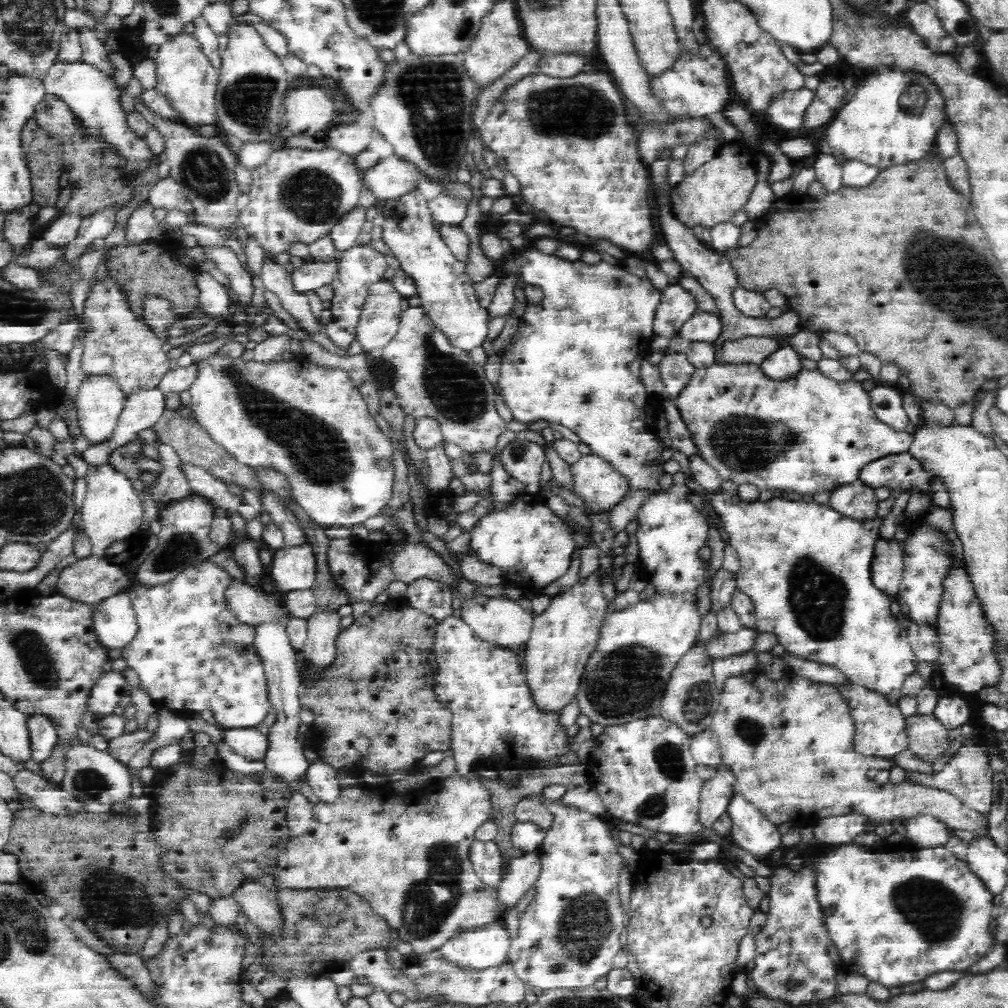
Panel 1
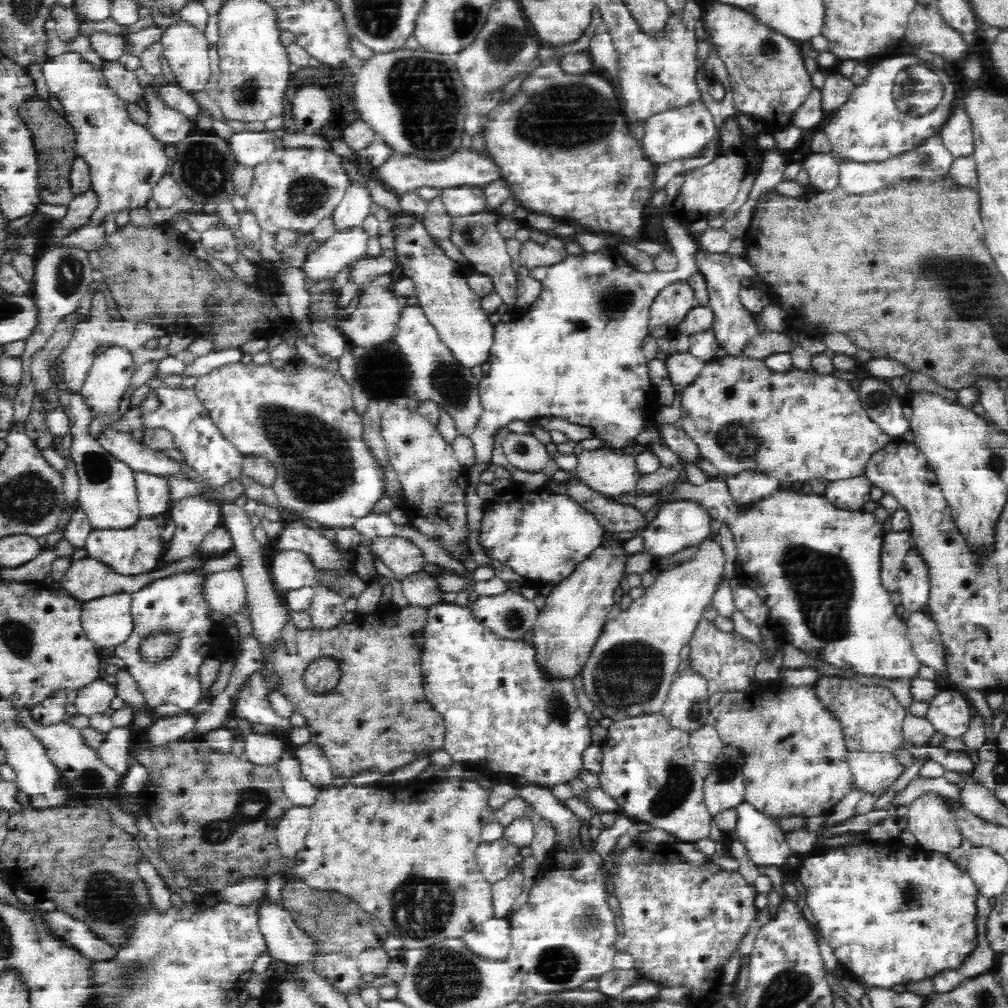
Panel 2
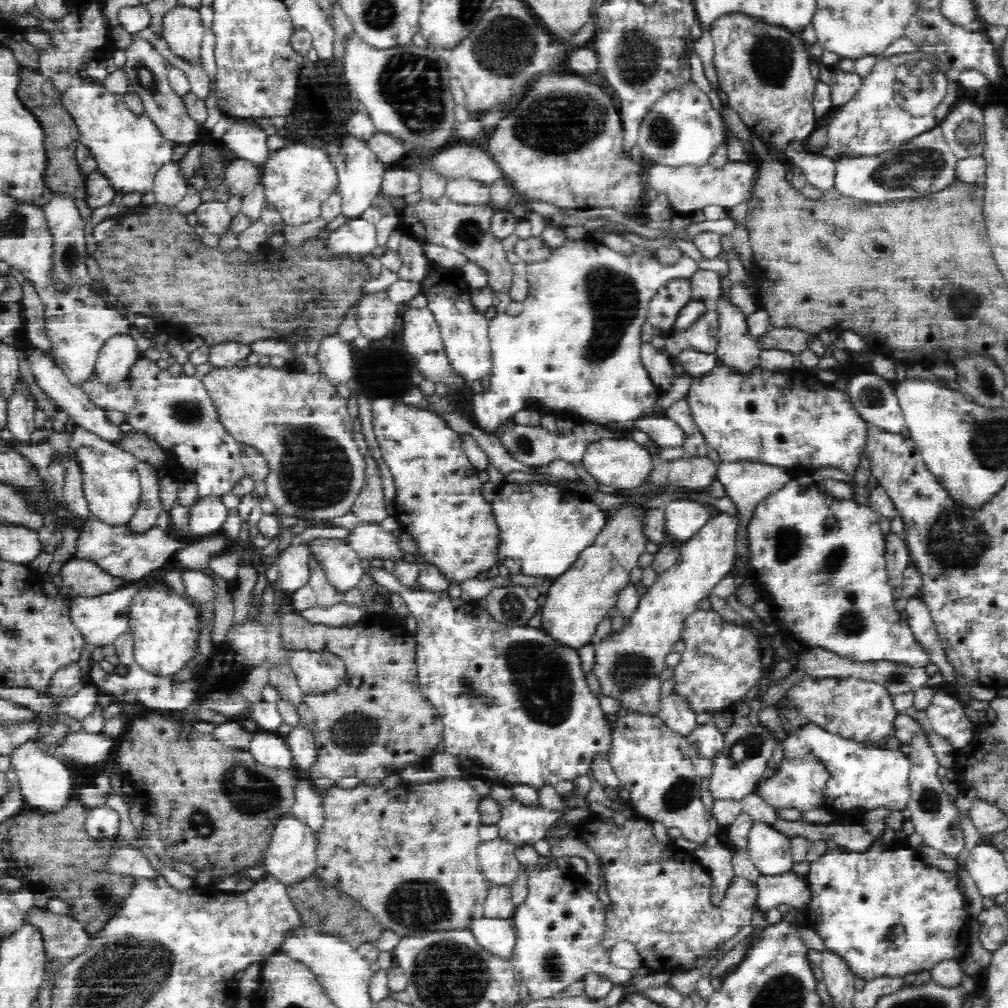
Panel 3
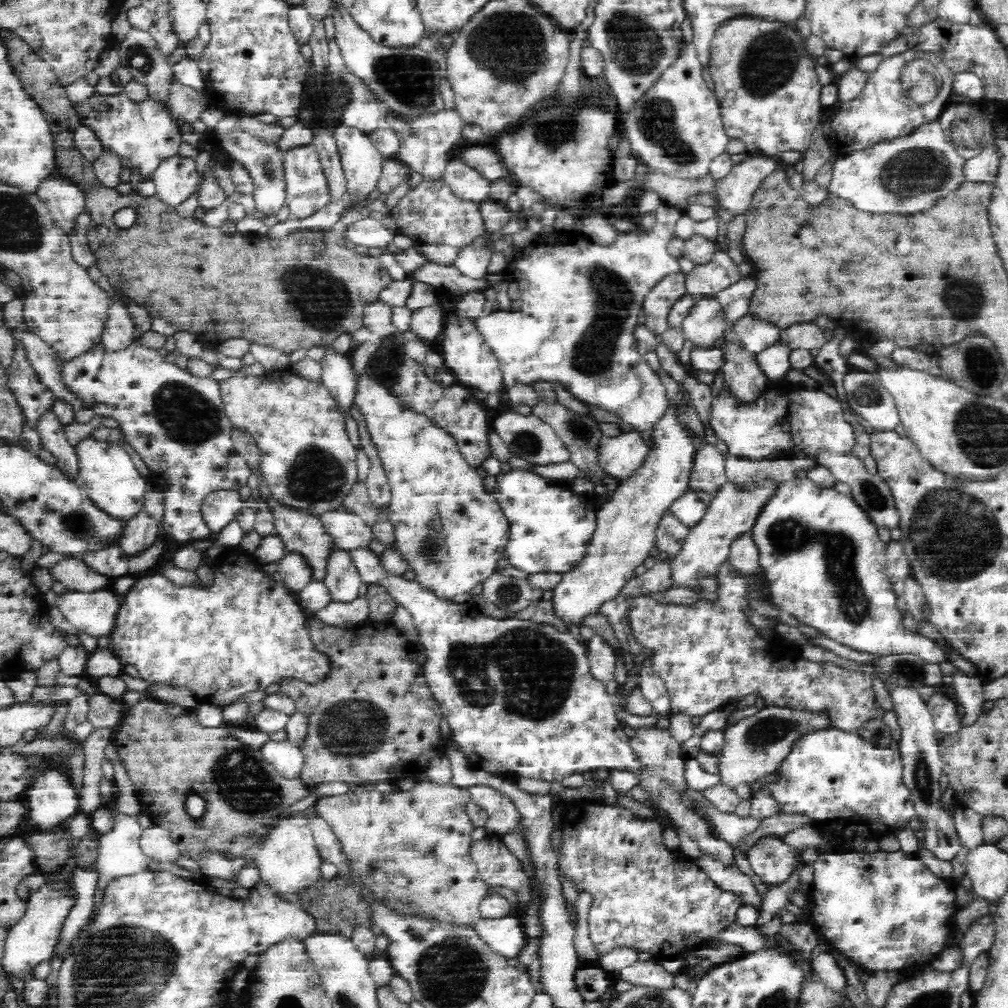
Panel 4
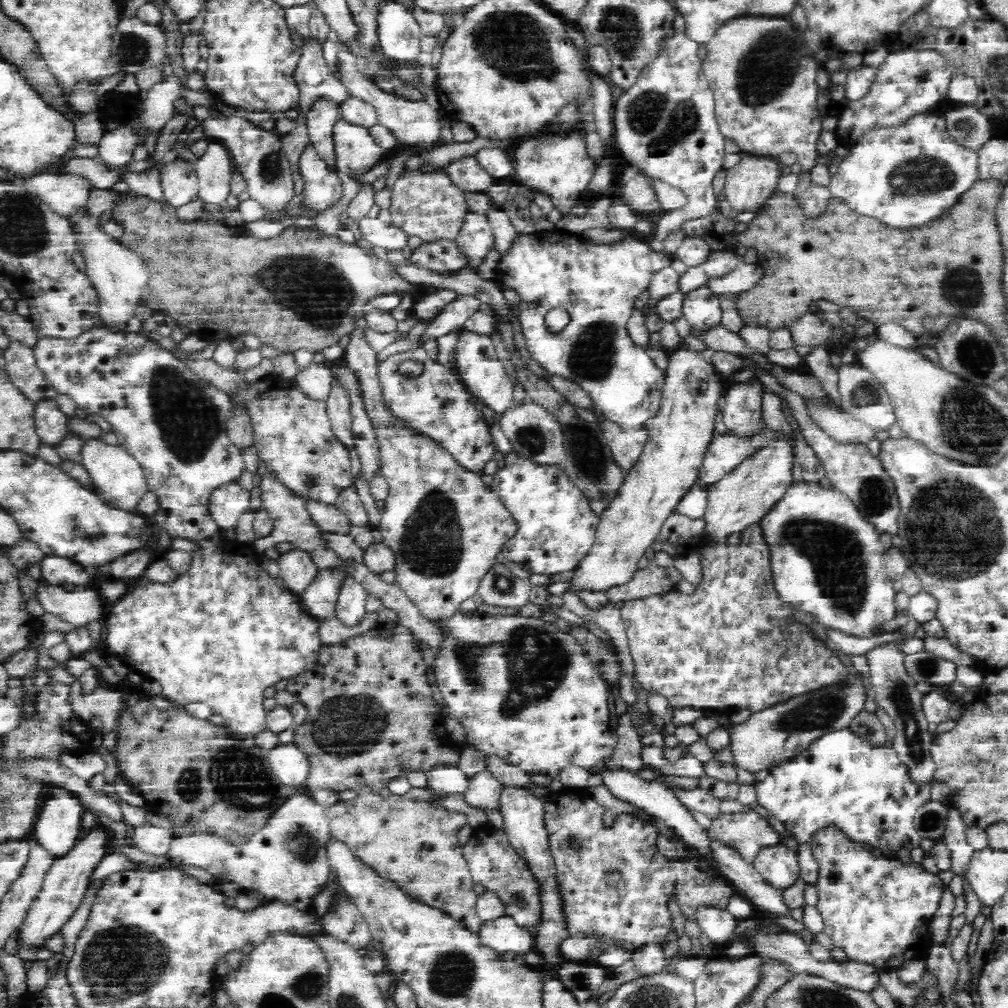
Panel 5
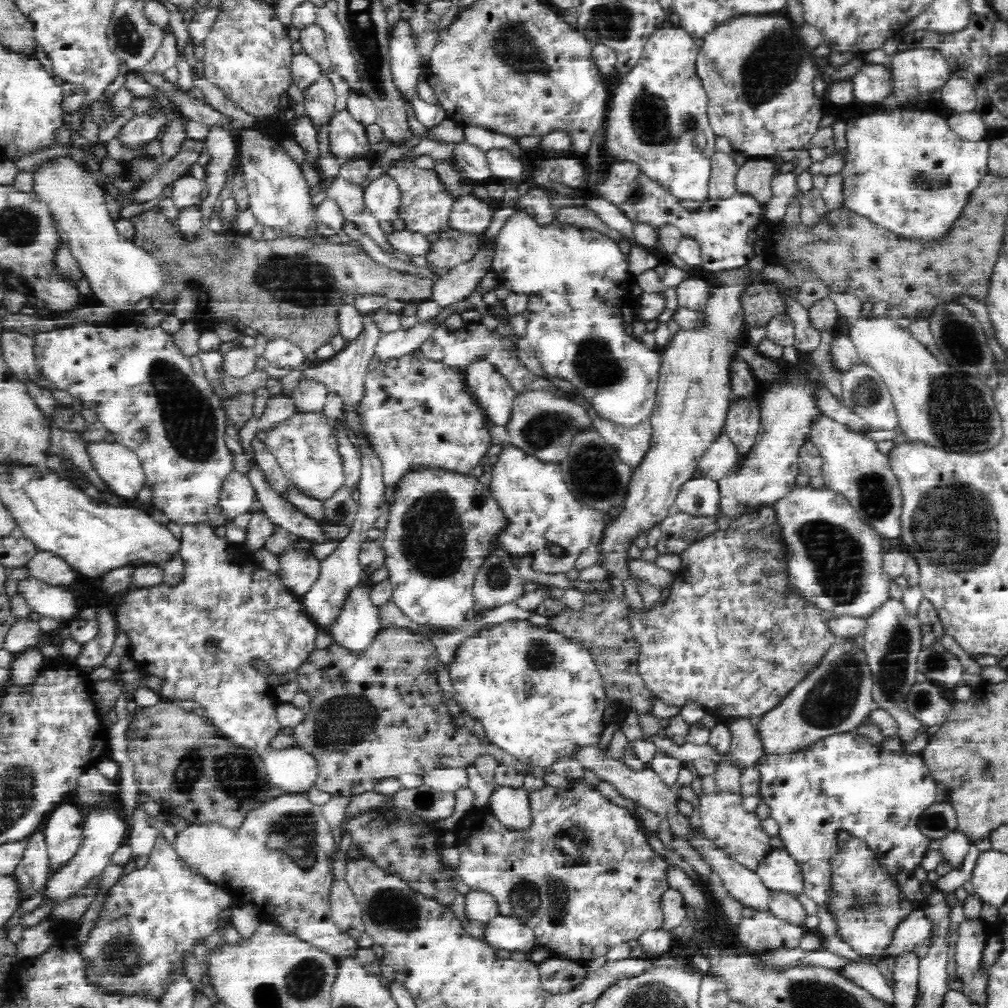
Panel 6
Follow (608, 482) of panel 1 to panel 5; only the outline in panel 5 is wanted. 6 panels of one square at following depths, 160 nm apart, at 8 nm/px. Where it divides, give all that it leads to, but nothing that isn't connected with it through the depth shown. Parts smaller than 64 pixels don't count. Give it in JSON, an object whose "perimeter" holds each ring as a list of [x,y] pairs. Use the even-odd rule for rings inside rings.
{"perimeter":[[[609,420],[600,421],[597,425],[600,427],[607,445],[611,448],[616,464],[624,471],[629,471],[644,450],[648,436],[646,428],[624,431],[620,425]]]}

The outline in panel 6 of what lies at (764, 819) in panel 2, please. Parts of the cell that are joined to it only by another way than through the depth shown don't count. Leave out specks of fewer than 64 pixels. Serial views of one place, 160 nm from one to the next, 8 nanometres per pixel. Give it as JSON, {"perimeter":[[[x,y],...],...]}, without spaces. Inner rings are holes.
{"perimeter":[[[784,848],[771,849],[760,861],[756,872],[764,885],[774,893],[786,893],[797,897],[804,891],[800,867]]]}

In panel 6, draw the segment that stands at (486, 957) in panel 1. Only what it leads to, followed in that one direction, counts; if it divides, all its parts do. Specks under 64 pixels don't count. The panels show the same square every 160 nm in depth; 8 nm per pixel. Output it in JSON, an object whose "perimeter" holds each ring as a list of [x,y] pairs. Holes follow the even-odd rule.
{"perimeter":[[[498,915],[485,924],[485,940],[496,950],[529,952],[537,946],[536,935],[516,917]]]}

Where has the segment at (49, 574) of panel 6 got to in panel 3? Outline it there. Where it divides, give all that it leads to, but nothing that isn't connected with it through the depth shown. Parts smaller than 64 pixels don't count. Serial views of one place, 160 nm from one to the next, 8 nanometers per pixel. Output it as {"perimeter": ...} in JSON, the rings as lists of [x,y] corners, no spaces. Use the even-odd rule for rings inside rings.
{"perimeter":[[[76,556],[61,567],[59,575],[63,580],[62,592],[74,597],[93,597],[127,584],[124,580],[104,572],[94,562],[78,559]]]}

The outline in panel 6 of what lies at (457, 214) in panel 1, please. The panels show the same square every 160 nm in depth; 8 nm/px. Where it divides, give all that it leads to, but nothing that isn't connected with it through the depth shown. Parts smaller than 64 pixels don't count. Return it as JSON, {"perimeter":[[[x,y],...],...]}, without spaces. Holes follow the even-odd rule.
{"perimeter":[[[468,141],[456,143],[452,157],[462,168],[461,175],[468,178],[469,182],[486,184],[492,181],[486,152],[477,146],[468,143]]]}

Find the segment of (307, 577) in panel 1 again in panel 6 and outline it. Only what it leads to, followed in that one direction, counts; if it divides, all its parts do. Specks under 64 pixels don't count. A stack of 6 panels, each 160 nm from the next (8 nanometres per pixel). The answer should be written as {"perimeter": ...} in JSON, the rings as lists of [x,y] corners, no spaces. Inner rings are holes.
{"perimeter":[[[290,550],[278,556],[277,575],[288,591],[298,597],[304,596],[318,580],[320,560],[310,552]]]}

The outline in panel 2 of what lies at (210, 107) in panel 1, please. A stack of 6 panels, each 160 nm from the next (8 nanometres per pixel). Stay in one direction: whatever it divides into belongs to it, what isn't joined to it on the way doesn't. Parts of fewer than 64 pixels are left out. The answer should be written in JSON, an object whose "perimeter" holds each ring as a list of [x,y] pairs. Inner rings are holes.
{"perimeter":[[[184,19],[174,20],[170,26],[162,31],[163,58],[166,59],[170,70],[176,78],[176,83],[184,87],[186,91],[194,94],[206,90],[206,84],[211,76],[209,42],[196,25]]]}

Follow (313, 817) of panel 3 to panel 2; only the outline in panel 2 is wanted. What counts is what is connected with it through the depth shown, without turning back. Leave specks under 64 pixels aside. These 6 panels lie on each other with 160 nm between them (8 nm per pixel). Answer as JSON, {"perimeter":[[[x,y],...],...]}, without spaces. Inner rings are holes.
{"perimeter":[[[288,750],[281,762],[275,767],[280,772],[283,791],[292,802],[293,807],[310,809],[316,803],[320,790],[305,780],[300,769],[300,763],[296,761],[292,750]]]}

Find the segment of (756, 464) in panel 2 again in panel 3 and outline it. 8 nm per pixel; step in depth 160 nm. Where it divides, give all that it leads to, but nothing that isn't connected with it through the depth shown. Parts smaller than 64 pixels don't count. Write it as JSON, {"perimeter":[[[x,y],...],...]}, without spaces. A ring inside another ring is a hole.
{"perimeter":[[[716,366],[716,368],[708,372],[708,374],[692,378],[686,400],[691,407],[692,417],[694,417],[696,425],[698,425],[698,430],[704,433],[704,438],[706,439],[708,446],[716,450],[722,463],[762,462],[764,464],[780,466],[783,469],[790,469],[797,472],[797,475],[810,474],[819,468],[833,467],[842,470],[844,473],[852,477],[855,473],[855,468],[857,467],[860,457],[864,455],[865,438],[867,437],[867,430],[865,427],[866,422],[859,416],[856,410],[854,410],[854,407],[852,407],[847,392],[835,389],[834,387],[821,382],[814,375],[805,373],[803,370],[792,370],[787,373],[774,374],[758,366],[754,368],[752,375],[744,378],[743,376],[738,376],[729,368]]]}

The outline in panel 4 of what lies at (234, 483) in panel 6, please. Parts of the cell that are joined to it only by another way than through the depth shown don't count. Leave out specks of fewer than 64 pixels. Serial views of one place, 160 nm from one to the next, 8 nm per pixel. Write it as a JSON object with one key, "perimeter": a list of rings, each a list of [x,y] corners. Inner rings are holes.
{"perimeter":[[[217,490],[203,500],[202,516],[213,535],[220,532],[229,522],[236,520],[244,506],[237,490]]]}

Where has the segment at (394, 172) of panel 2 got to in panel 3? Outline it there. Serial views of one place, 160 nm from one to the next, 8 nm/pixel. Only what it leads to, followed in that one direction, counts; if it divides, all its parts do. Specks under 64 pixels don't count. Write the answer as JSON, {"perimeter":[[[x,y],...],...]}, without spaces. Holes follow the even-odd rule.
{"perimeter":[[[446,146],[438,151],[432,165],[446,180],[470,177],[490,186],[504,176],[498,163],[486,151],[475,146]]]}

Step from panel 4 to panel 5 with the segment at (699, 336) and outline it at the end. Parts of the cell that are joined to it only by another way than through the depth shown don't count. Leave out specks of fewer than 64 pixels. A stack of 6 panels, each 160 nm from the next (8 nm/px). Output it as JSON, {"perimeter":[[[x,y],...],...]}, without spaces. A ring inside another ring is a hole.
{"perimeter":[[[706,285],[684,293],[681,314],[690,326],[699,330],[708,330],[720,324],[723,316],[719,297]]]}

